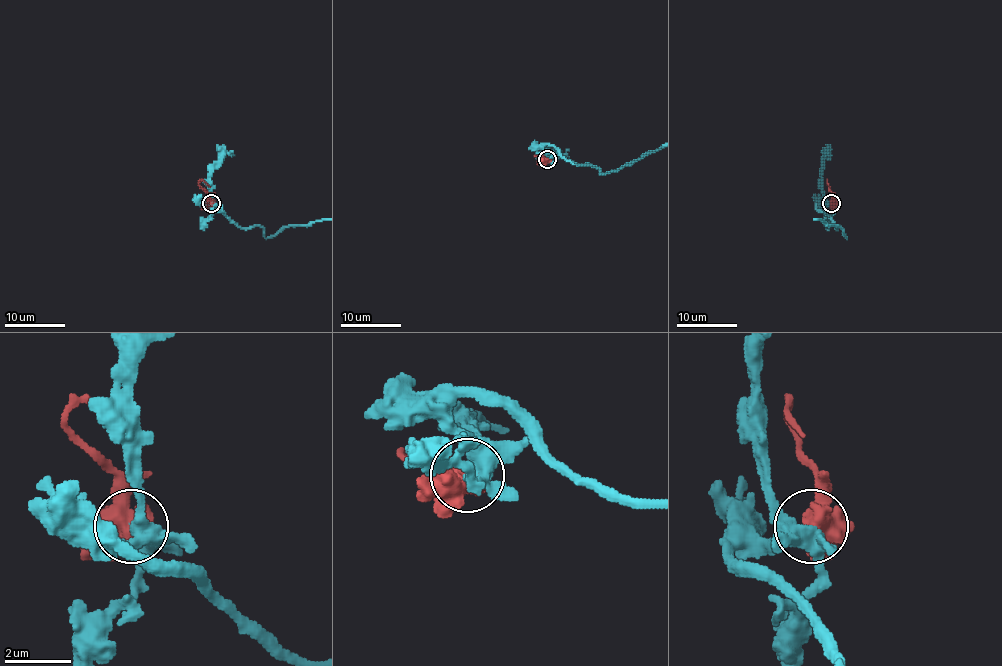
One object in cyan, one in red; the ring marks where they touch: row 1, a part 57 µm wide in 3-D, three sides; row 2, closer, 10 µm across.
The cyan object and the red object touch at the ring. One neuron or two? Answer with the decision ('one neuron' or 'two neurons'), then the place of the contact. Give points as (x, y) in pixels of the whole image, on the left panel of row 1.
one neuron; place (211, 203)

